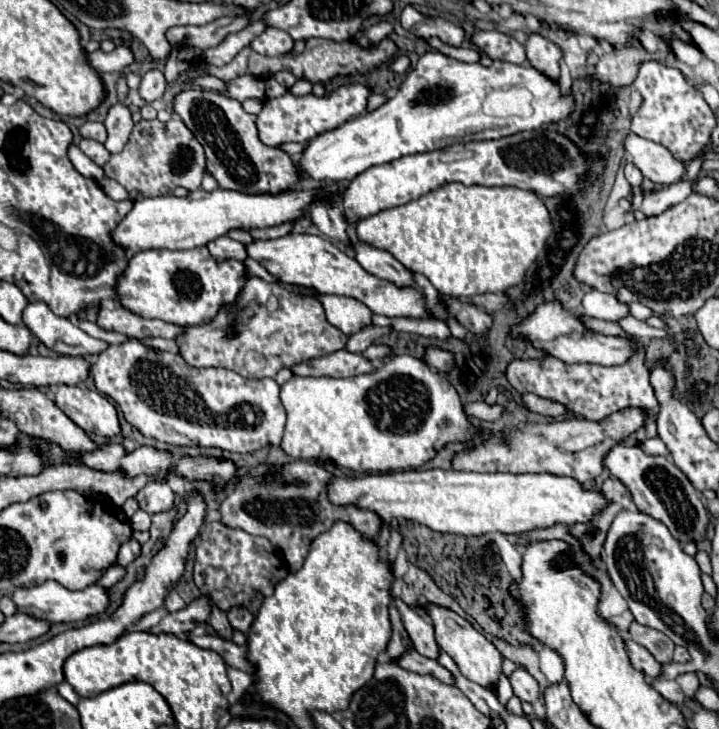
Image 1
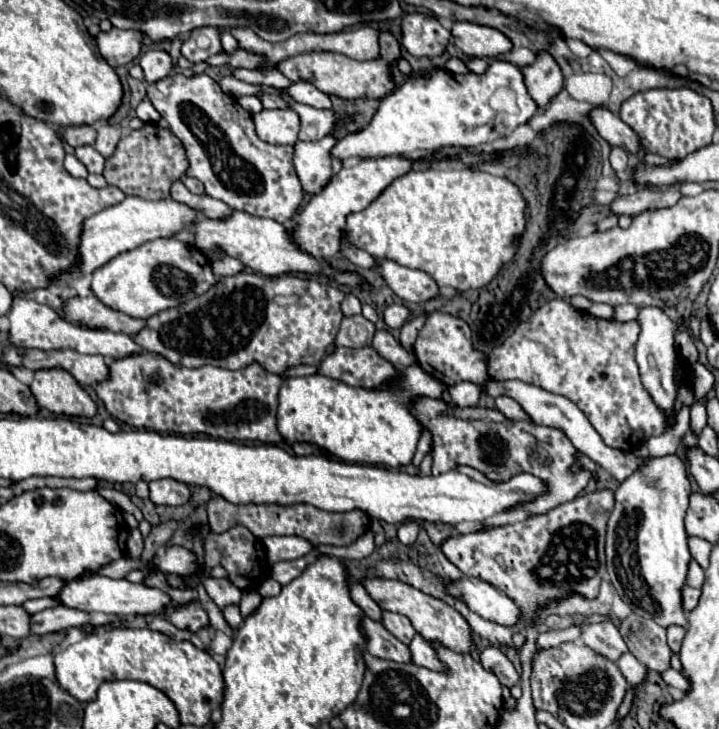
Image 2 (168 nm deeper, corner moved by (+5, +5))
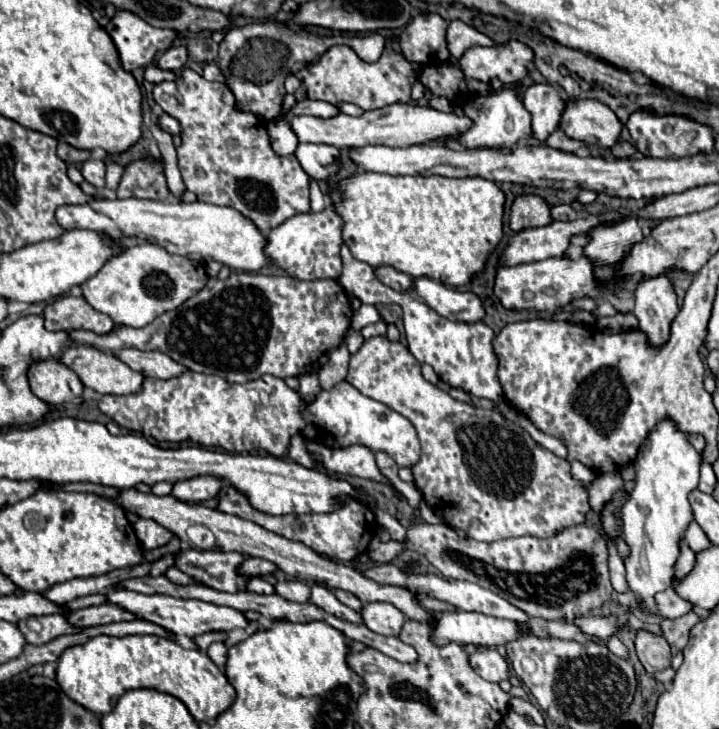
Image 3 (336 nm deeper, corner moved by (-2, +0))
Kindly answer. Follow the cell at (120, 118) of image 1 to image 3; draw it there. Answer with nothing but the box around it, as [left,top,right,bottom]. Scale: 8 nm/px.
[106,163,124,189]

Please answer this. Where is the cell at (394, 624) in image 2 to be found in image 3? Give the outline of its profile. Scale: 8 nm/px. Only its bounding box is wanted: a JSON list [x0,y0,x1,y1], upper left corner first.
[362,603,406,637]

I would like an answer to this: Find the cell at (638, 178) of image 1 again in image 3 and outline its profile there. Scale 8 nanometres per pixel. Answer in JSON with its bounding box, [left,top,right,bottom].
[612,141,636,159]

